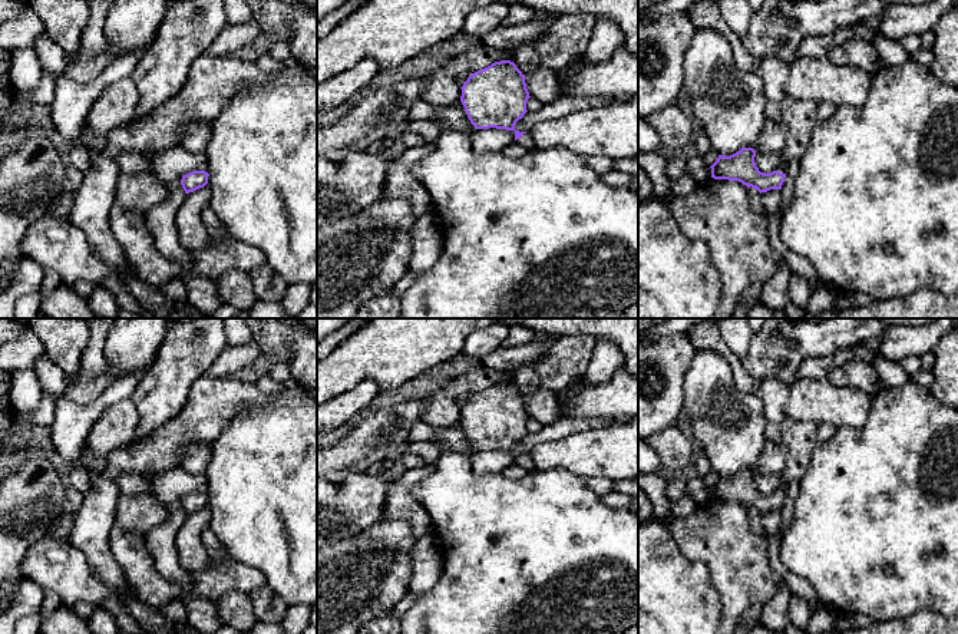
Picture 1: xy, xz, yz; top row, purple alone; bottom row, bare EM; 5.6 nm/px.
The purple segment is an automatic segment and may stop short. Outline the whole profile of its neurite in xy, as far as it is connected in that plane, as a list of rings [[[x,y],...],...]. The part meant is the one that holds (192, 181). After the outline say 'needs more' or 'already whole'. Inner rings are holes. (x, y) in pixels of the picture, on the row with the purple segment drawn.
[[[194,171],[182,176],[181,185],[185,194],[204,188],[208,184],[209,174],[205,171]]]; already whole

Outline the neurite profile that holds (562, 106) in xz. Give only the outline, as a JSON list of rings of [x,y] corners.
[[[559,96],[555,102],[549,105],[542,105],[539,110],[529,110],[519,119],[515,125],[515,131],[529,132],[533,125],[558,119],[561,116],[566,116],[579,109],[591,109],[599,108],[615,102],[628,102],[632,96],[620,96],[620,98],[584,98],[584,99],[572,99],[568,96]]]

